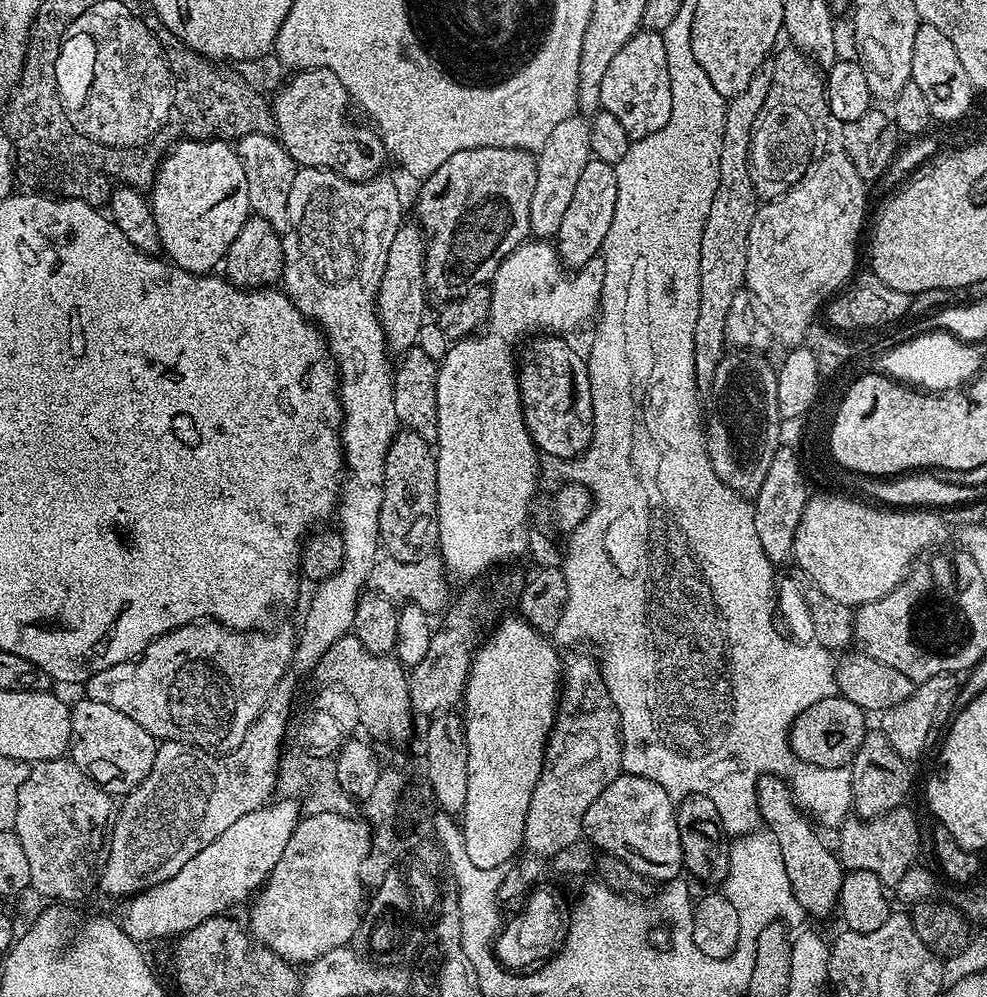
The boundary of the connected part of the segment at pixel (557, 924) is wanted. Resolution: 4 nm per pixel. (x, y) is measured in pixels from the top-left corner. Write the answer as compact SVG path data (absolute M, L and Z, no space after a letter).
M535 887L527 895L516 916L508 924L506 922L504 930L495 937L493 951L499 963L509 971L522 972L547 961L556 954L567 935L557 893L540 887Z

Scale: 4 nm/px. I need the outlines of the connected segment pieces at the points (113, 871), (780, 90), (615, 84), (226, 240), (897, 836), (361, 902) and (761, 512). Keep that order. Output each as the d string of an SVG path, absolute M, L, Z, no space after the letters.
M281 680L272 699L252 723L242 746L233 752L203 752L173 740L163 741L157 747L150 774L119 805L108 861L100 871L99 891L131 898L174 878L198 850L206 850L242 814L263 808L273 799L280 755L286 744L284 731L292 712L290 681Z
M782 48L771 61L770 94L766 94L762 110L758 110L750 138L750 178L757 197L764 202L784 195L808 173L817 155L816 147L827 138L830 125L826 80L821 69L797 48Z
M641 30L614 54L602 78L600 107L622 122L629 141L646 138L670 122L670 70L666 66L666 46L661 33Z
M213 138L208 141L192 141L173 147L160 163L160 171L150 188L150 203L154 222L158 222L158 234L163 255L182 270L208 274L223 261L230 250L230 242L238 238L238 230L250 215L250 194L246 190L246 170L231 143Z
M908 806L895 808L883 817L882 823L863 818L849 818L839 829L840 863L848 870L870 870L885 886L894 886L916 863L920 852L920 824Z
M338 813L305 815L297 824L294 834L290 834L290 842L286 842L282 858L278 858L274 870L251 901L247 931L259 944L274 950L274 954L293 966L313 964L322 958L322 954L351 945L356 931L362 928L366 894L364 896L364 888L360 885L360 871L364 868L364 859L370 856L367 851L369 833L364 829L368 820L355 818L352 814L343 816Z
M788 446L777 450L774 462L770 462L770 470L766 470L766 482L762 482L762 490L758 490L754 498L754 530L758 530L758 542L762 542L762 550L766 550L766 558L773 566L793 559L794 534L798 530L802 510L806 510L810 499L801 457L793 449L792 452Z

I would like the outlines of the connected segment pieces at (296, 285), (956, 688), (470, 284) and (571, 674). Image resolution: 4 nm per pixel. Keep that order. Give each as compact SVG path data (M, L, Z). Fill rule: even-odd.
M297 167L294 174L294 182L290 182L290 214L288 215L288 231L283 233L284 242L284 275L282 277L283 291L288 293L288 297L294 302L294 306L298 306L298 310L303 316L307 316L313 324L317 325L324 334L325 340L328 341L328 351L331 359L334 361L338 369L338 391L340 393L340 407L344 409L344 419L340 429L340 438L344 449L344 463L346 465L346 479L342 484L342 491L338 496L338 520L340 516L340 525L338 531L342 538L342 546L344 547L344 557L340 563L340 569L332 576L328 576L325 580L319 581L315 585L316 593L312 596L312 601L308 604L308 613L304 616L304 629L298 632L296 642L296 652L292 656L291 671L311 673L315 669L316 663L322 658L322 654L326 654L326 650L330 650L330 646L334 646L334 642L338 642L338 638L349 635L352 632L352 623L354 622L354 614L356 613L356 604L365 591L371 570L377 561L378 553L381 551L382 543L379 532L379 511L382 510L383 488L384 488L384 467L386 466L387 451L390 450L391 442L395 438L401 422L396 416L394 410L394 390L392 389L392 378L394 375L393 365L388 365L388 356L390 357L390 349L388 342L384 338L384 328L380 325L380 318L376 314L376 295L380 289L382 276L386 270L386 258L390 258L390 242L394 242L394 234L398 234L404 208L400 205L400 192L385 178L377 178L375 180L347 180L342 178L336 172L331 172L325 168L301 168Z
M955 675L935 676L929 680L919 681L913 687L910 698L893 708L887 708L879 717L879 731L890 738L890 746L903 760L915 762L928 748L928 743L939 737L945 731L946 725L951 721L957 711L956 695L960 692L960 684ZM940 732L940 733L939 733Z
M482 146L474 150L458 150L458 154L450 154L442 166L430 176L423 177L420 188L420 197L416 200L416 216L421 229L426 233L426 247L424 250L424 281L428 283L428 291L433 297L436 296L440 302L457 300L466 295L470 290L478 286L488 284L492 276L498 270L498 266L530 236L530 198L534 198L534 182L538 182L536 173L536 156L521 148L503 148L502 146Z
M576 656L569 664L567 661L563 665L562 699L558 704L558 712L556 724L552 727L551 736L548 737L548 747L544 749L544 769L534 788L534 794L530 800L530 810L526 814L526 822L524 823L523 847L529 848L532 852L526 856L521 855L515 861L516 866L511 865L505 871L500 881L498 893L501 901L512 900L520 895L523 897L538 882L536 880L542 872L541 852L547 852L550 856L558 853L561 855L567 853L569 846L575 840L581 839L586 810L590 810L590 806L602 794L602 790L606 790L606 786L610 786L610 782L614 782L622 775L618 710L606 690L600 675L599 663L593 657L591 660L588 656Z

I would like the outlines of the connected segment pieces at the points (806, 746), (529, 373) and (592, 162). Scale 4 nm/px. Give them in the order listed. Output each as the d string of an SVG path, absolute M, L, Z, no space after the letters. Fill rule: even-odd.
M839 694L826 698L817 704L811 704L792 724L788 740L792 744L792 753L797 760L813 764L819 768L843 768L851 765L864 741L866 713L863 708L854 706Z
M540 334L523 345L524 353L522 348L518 356L520 401L524 411L524 421L537 449L545 457L575 460L587 450L594 438L594 402L590 394L588 361L581 353L579 356L564 340L567 339L560 334Z
M595 158L588 160L570 198L570 207L562 218L562 226L558 226L558 234L554 238L556 254L565 268L575 270L584 264L591 265L601 255L610 222L614 222L614 206L617 202L618 178L615 167Z

